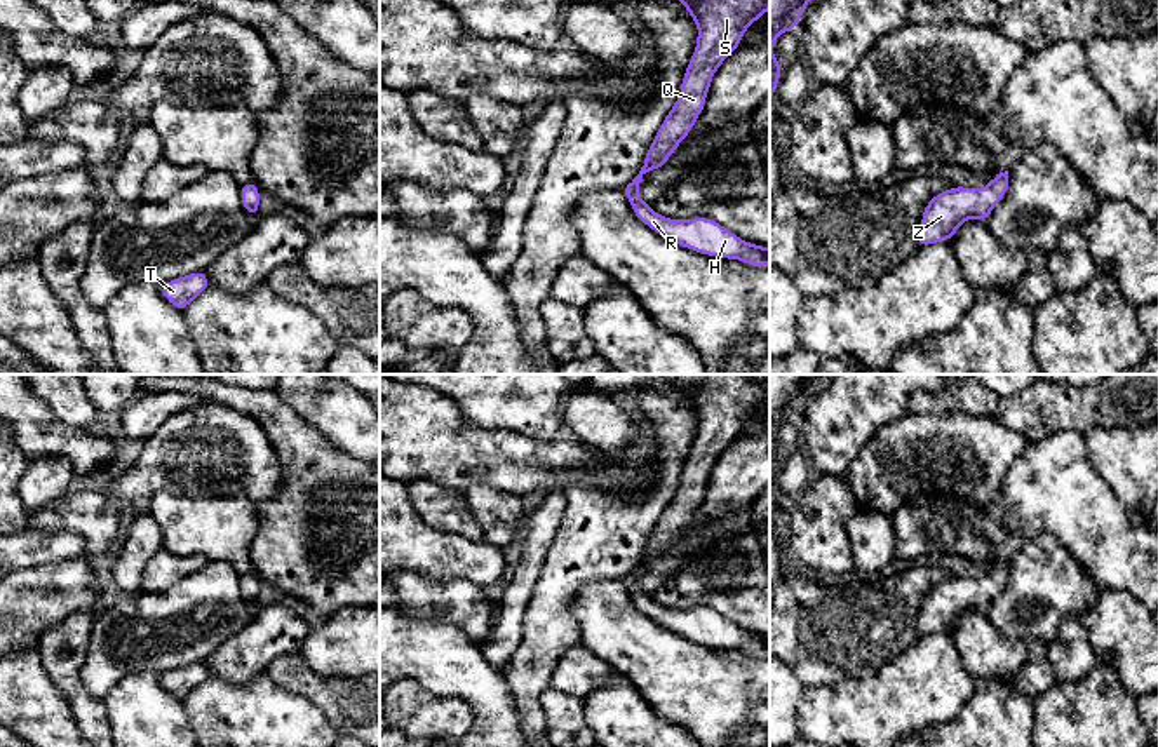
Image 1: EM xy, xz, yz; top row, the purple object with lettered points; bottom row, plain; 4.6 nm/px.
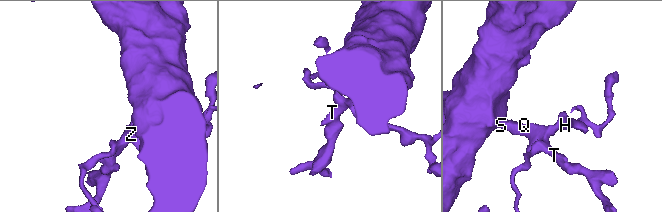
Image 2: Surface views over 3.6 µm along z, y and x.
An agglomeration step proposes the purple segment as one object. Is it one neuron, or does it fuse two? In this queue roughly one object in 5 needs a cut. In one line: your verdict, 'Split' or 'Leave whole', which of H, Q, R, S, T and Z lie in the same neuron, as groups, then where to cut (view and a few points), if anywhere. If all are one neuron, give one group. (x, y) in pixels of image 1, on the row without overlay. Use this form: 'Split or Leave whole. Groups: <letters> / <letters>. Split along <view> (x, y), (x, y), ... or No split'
Leave whole. Groups: H Q R S T Z. No split

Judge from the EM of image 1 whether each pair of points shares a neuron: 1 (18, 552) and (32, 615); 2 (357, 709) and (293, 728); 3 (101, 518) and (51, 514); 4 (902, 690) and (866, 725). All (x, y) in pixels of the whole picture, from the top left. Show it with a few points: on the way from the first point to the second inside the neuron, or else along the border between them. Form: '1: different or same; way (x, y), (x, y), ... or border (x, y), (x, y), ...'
1: different; border (61, 559), (25, 566), (18, 572)
2: different; border (293, 693), (310, 700), (335, 728)
3: same; way (89, 514), (63, 514)
4: same; way (894, 699), (875, 716)

